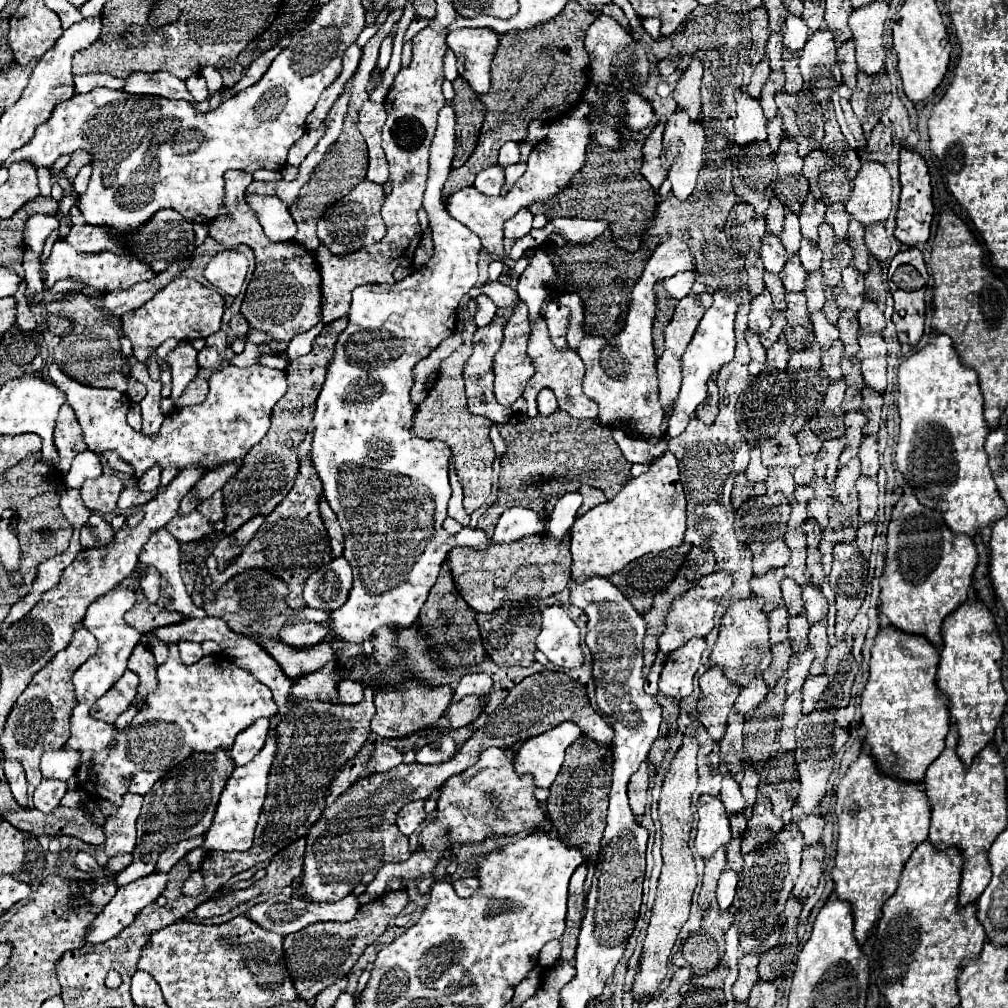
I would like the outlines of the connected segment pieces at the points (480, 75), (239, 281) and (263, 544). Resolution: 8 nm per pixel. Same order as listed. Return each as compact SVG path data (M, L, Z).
M463 28L463 30L453 30L447 34L447 46L457 56L459 76L465 78L477 94L483 94L489 90L489 64L493 60L497 44L499 44L497 34L489 28Z
M235 250L217 252L205 268L205 278L209 280L209 284L229 296L237 296L241 292L245 274L247 258Z
M307 436L299 444L299 472L297 472L297 480L295 480L295 486L291 488L289 496L285 496L285 500L281 500L281 504L277 504L277 508L269 516L265 516L265 522L255 532L251 542L245 546L241 556L227 570L222 572L218 570L216 558L213 555L207 558L206 568L212 578L211 590L213 592L223 586L231 576L239 574L245 568L255 566L255 568L271 570L273 574L277 574L279 578L283 578L287 582L287 586L289 586L287 604L293 610L299 610L299 608L305 606L305 602L301 598L301 590L303 590L303 584L305 584L307 576L333 558L331 548L329 548L329 536L327 536L327 530L325 530L325 526L321 522L321 516L319 516L321 480L315 474L315 470L311 466L311 460L309 460L311 440L313 438Z

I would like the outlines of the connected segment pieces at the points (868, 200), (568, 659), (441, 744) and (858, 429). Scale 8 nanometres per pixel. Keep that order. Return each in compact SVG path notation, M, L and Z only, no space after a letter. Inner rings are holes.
M865 162L855 176L847 212L863 226L885 222L891 212L891 176L879 162Z
M547 606L541 610L541 632L535 640L551 664L561 668L577 668L583 664L583 652L579 648L579 628L569 618L565 608Z
M449 734L441 736L437 744L425 744L423 748L417 750L417 762L419 764L437 764L451 760L453 754L457 752L457 746Z
M847 412L845 414L845 448L841 454L841 464L847 464L853 456L857 456L857 448L863 440L863 426L867 418L861 412Z

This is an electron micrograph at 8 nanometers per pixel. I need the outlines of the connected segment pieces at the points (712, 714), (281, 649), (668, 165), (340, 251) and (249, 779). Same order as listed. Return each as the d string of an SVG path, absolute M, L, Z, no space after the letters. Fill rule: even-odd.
M711 666L701 678L701 698L703 704L703 722L713 740L721 740L727 726L727 714L731 712L731 704L739 696L739 686L731 684L719 666Z
M265 638L265 640L259 640L259 644L281 664L283 672L291 680L299 680L299 676L307 676L307 674L323 668L323 664L327 664L327 662L337 662L337 654L329 642L321 642L315 648L309 648L303 652L289 648L279 638L277 640Z
M677 110L665 124L665 134L663 134L663 154L661 162L665 164L667 180L673 186L673 196L679 200L687 200L691 192L695 190L699 170L703 168L703 144L705 144L705 134L703 128L697 124L691 124L689 116L683 110Z
M363 180L345 198L331 204L321 216L321 220L317 222L317 236L321 246L329 248L329 252L333 252L335 256L345 256L349 252L357 252L361 248L379 242L385 236L385 224L381 222L381 214L379 214L383 200L385 200L383 186Z
M265 746L255 760L251 760L247 766L241 768L241 772L232 773L221 793L217 810L215 810L215 818L205 834L201 848L223 850L223 852L233 852L233 850L245 852L251 848L253 832L255 832L259 812L267 792L267 774L273 764L273 758L275 758L275 746Z

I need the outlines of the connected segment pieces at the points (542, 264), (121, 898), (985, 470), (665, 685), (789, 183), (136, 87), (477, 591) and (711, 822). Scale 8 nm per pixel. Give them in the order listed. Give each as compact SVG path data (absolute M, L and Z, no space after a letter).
M537 252L533 256L533 260L529 262L529 266L525 268L525 272L519 278L517 294L529 308L529 324L531 324L531 328L537 324L537 320L541 316L543 300L549 294L545 284L549 280L553 280L553 278L555 278L553 264L543 252Z
M155 872L127 886L119 886L113 900L95 916L93 924L87 928L85 944L101 944L117 936L133 922L141 908L157 900L157 896L165 890L165 882L167 874Z
M933 334L925 348L901 362L897 386L897 408L901 418L899 442L895 450L897 468L917 492L919 502L927 508L939 510L955 534L975 536L977 530L1005 516L1005 502L1001 502L1001 496L995 488L997 484L993 480L993 472L989 472L989 456L985 452L985 436L989 434L989 428L983 416L983 396L979 392L977 372L961 364L953 340L947 334Z
M695 636L683 648L669 654L659 678L659 692L663 692L667 698L673 698L675 702L679 702L685 696L691 696L693 676L699 668L703 650L705 638Z
M766 140L765 142L753 142L742 148L735 146L731 164L733 164L733 190L741 202L751 204L755 208L757 216L765 214L769 200L773 196L785 206L785 210L793 210L797 214L801 212L801 206L809 192L809 184L801 176L803 160L797 154L793 154L791 158L785 158L785 156L777 158L777 154L773 154Z
M131 72L125 78L125 90L129 94L153 94L153 96L163 96L171 100L189 100L193 102L187 86L183 80L175 78L169 72Z
M545 534L531 536L515 544L491 546L485 552L475 552L473 548L453 548L447 556L447 564L453 572L453 582L461 592L461 598L475 612L493 612L509 600L545 600L565 590L571 570L569 536L565 536L561 542Z
M703 794L697 800L697 812L699 812L699 822L697 822L695 850L703 860L707 860L713 856L717 848L729 844L731 840L729 816L721 800L707 794Z

